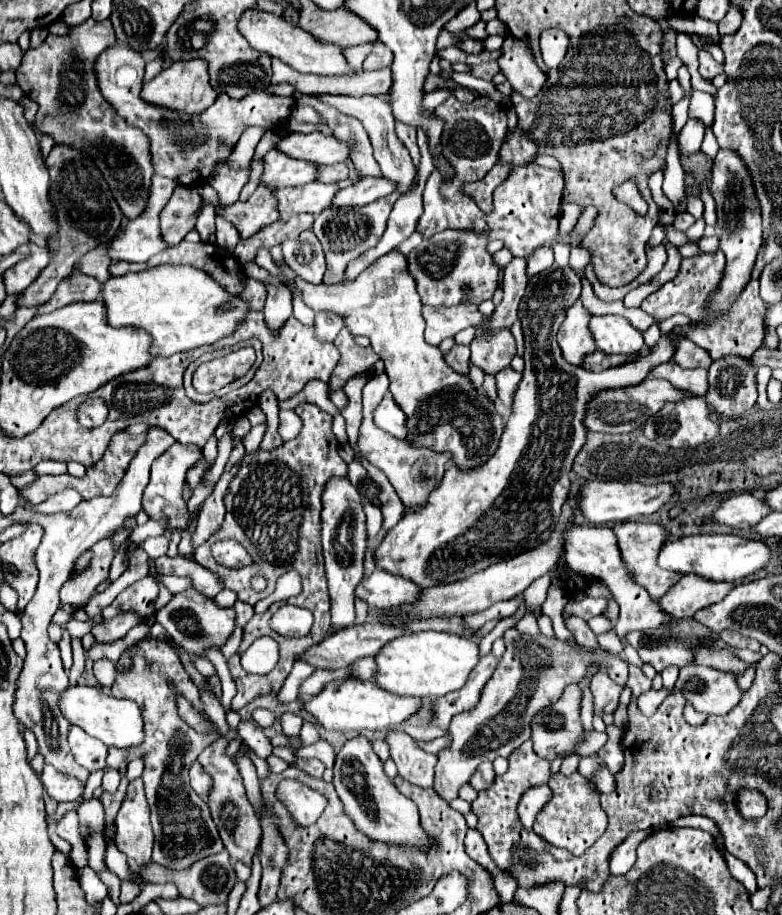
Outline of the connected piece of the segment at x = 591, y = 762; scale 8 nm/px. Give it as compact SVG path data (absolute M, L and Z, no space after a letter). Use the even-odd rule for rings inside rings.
M592 756L589 758L582 758L580 760L580 764L578 764L578 770L580 770L580 774L584 774L584 777L592 782L592 773L594 773L598 768L598 763Z

